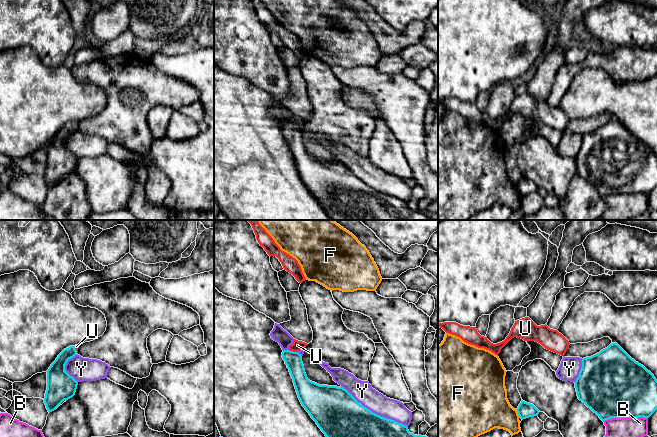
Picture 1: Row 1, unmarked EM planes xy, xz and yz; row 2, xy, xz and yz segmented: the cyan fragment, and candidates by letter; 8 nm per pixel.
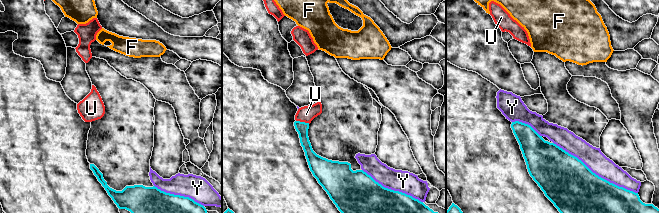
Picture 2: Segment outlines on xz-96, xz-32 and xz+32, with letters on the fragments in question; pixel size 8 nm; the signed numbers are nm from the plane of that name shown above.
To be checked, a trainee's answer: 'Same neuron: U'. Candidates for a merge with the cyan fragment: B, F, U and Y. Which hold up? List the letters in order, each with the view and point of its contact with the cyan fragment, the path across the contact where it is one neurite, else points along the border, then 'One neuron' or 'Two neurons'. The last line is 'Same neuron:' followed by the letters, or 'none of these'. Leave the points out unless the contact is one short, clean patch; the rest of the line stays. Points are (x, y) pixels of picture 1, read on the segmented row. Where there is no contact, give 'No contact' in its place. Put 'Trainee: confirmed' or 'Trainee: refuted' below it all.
B: Touches cyan at yz (625, 417). Two neurons
F: Touches cyan at yz (518, 413). Two neurons
U: Touches cyan at xz (292, 351). Path across: xz (293, 360), (292, 351), (297, 345). One neuron
Y: Touches cyan at xz (374, 413). Two neurons
Same neuron: U
Trainee: confirmed

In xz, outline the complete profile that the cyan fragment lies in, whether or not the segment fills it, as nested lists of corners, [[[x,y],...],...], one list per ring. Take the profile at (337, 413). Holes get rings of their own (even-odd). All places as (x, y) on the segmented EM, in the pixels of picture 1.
[[[294,339],[289,349],[282,352],[282,358],[289,369],[302,406],[326,437],[426,437],[414,435],[407,426],[373,413],[343,387],[319,385],[310,381],[305,373],[302,356],[298,353],[307,345]]]

